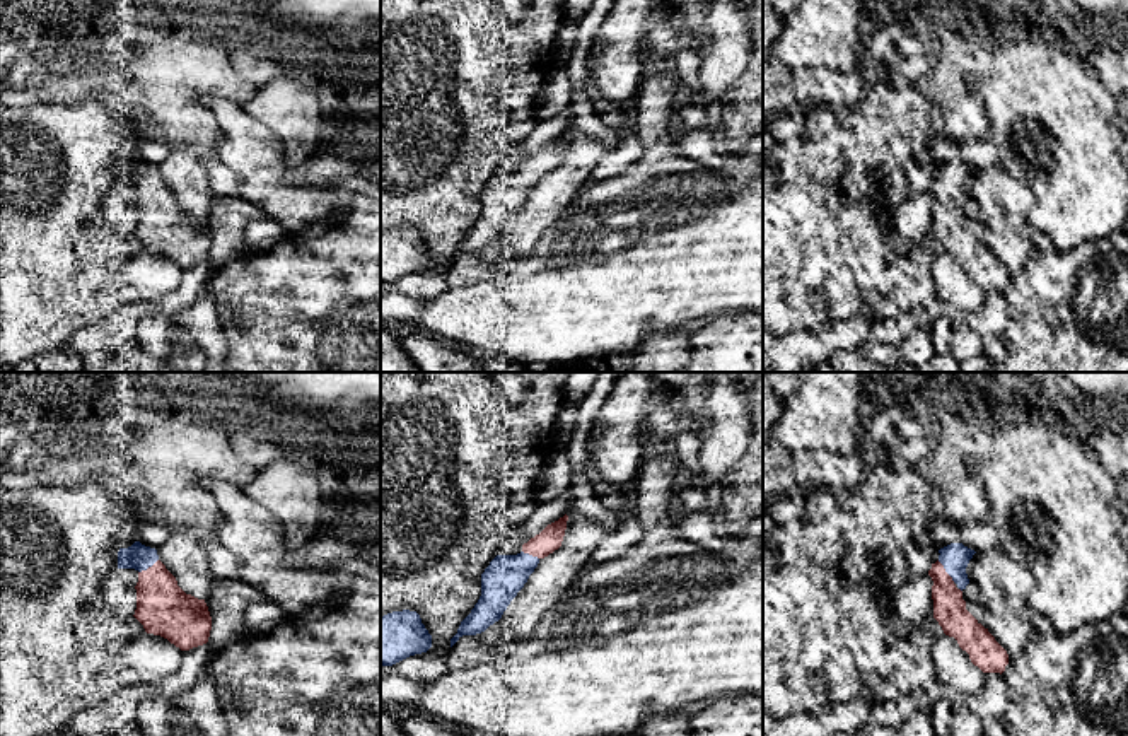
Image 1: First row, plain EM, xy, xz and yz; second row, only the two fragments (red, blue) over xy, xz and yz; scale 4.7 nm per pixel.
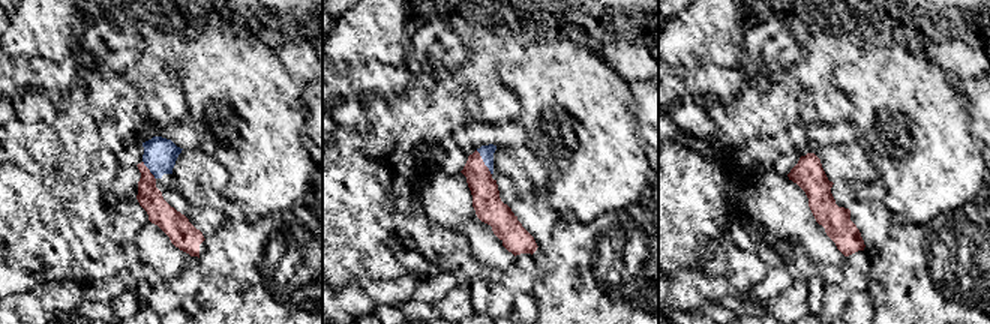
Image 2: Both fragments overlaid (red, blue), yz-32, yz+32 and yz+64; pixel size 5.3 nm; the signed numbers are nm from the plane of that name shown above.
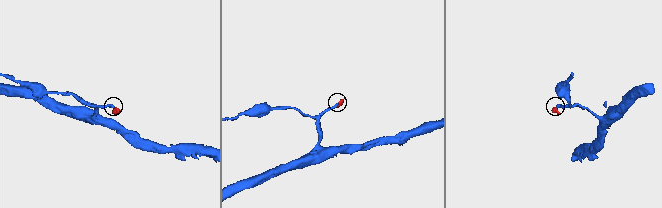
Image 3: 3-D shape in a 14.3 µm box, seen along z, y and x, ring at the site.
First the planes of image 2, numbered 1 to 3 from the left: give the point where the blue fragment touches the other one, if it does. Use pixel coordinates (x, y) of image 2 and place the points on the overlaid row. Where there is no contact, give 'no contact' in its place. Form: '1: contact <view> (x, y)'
1: contact yz-32 (149, 170)
2: contact yz+32 (483, 162)
3: no contact

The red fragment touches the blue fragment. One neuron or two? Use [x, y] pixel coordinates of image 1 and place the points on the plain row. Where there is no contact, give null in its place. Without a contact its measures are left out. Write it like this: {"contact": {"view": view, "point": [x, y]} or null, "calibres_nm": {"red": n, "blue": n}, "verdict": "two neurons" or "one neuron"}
{"contact": {"view": "yz", "point": [944, 188]}, "calibres_nm": {"red": 160, "blue": 140}, "verdict": "one neuron"}

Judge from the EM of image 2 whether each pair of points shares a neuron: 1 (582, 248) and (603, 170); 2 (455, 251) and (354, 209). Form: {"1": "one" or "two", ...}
{"1": "two", "2": "one"}

